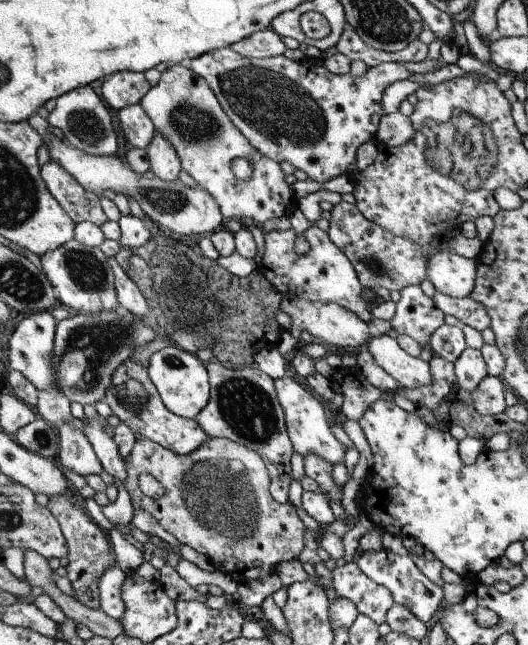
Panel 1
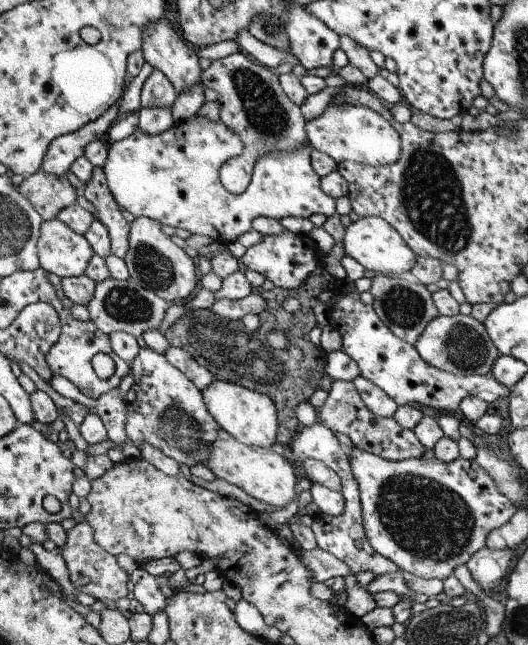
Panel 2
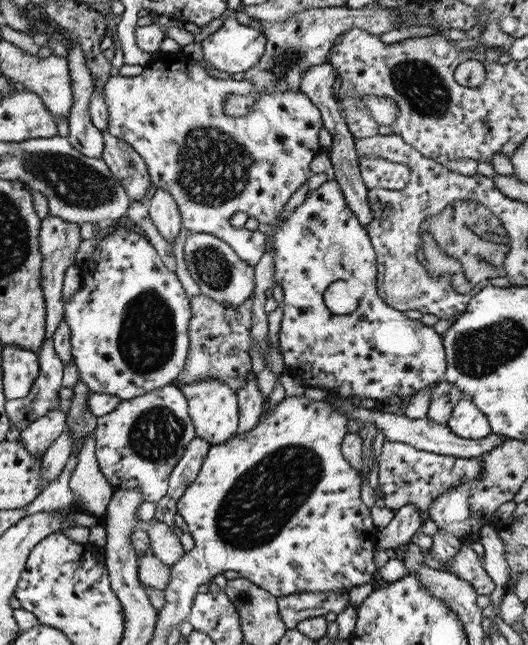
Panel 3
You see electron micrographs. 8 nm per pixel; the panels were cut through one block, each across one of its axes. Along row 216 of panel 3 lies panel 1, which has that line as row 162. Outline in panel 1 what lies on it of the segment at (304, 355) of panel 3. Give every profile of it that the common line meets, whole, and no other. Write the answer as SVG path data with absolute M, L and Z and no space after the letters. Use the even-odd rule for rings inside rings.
M230 46L203 53L183 64L206 82L227 118L257 152L276 163L285 160L294 169L303 171L307 179L319 184L341 174L355 175L358 172L356 150L365 141L375 139L378 120L383 113L383 91L393 81L408 79L412 75L393 61L367 67L365 74L358 77L350 73L334 75L323 65L305 66L283 55L262 59L242 57Z

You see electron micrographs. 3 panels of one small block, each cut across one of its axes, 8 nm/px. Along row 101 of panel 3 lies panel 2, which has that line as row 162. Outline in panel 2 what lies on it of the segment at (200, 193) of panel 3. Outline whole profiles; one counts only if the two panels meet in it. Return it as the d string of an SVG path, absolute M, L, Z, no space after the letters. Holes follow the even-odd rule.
M195 114L195 116L187 118L187 120L177 120L173 122L172 125L169 126L167 130L163 130L161 134L143 134L143 132L140 132L139 128L135 128L135 130L133 130L133 132L127 137L107 144L105 164L103 164L101 169L105 177L107 188L109 189L113 200L115 200L118 206L123 209L129 218L150 218L155 222L159 222L161 225L165 224L175 228L183 228L187 230L187 232L191 232L191 234L207 236L207 238L211 238L211 240L218 241L223 244L236 240L236 238L238 238L241 234L251 231L251 221L257 216L265 216L266 218L280 220L289 216L309 218L312 214L321 213L324 216L329 217L336 211L333 198L327 196L327 194L321 190L319 183L320 177L317 176L317 174L315 174L315 170L311 168L312 148L309 145L299 146L297 150L287 150L287 152L285 152L285 150L281 150L281 152L273 152L273 154L263 154L261 158L258 158L258 160L255 160L252 164L250 181L247 183L245 190L241 192L241 194L231 194L230 192L227 192L227 190L221 186L221 182L219 182L218 170L223 162L229 160L229 158L233 158L233 156L239 156L239 154L242 154L242 148L243 144L241 144L241 140L239 140L239 136L233 134L231 130L227 130L221 121L210 121L207 117L201 117Z

